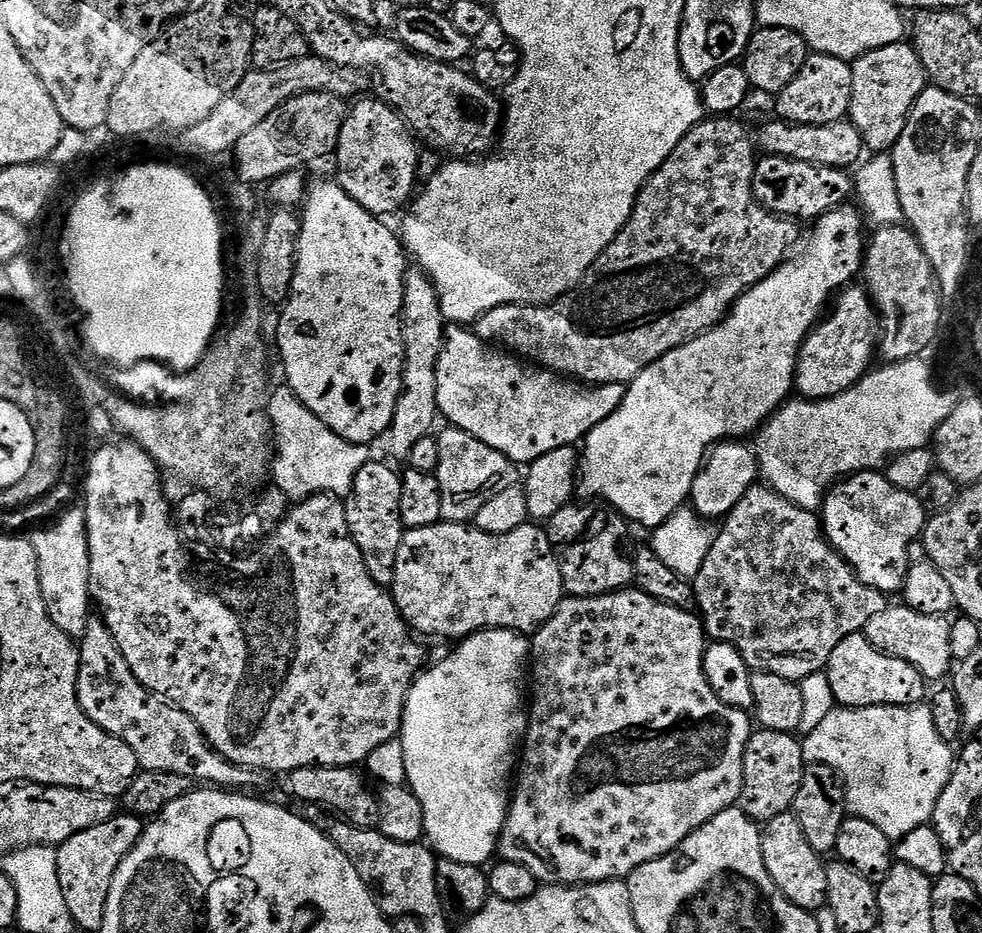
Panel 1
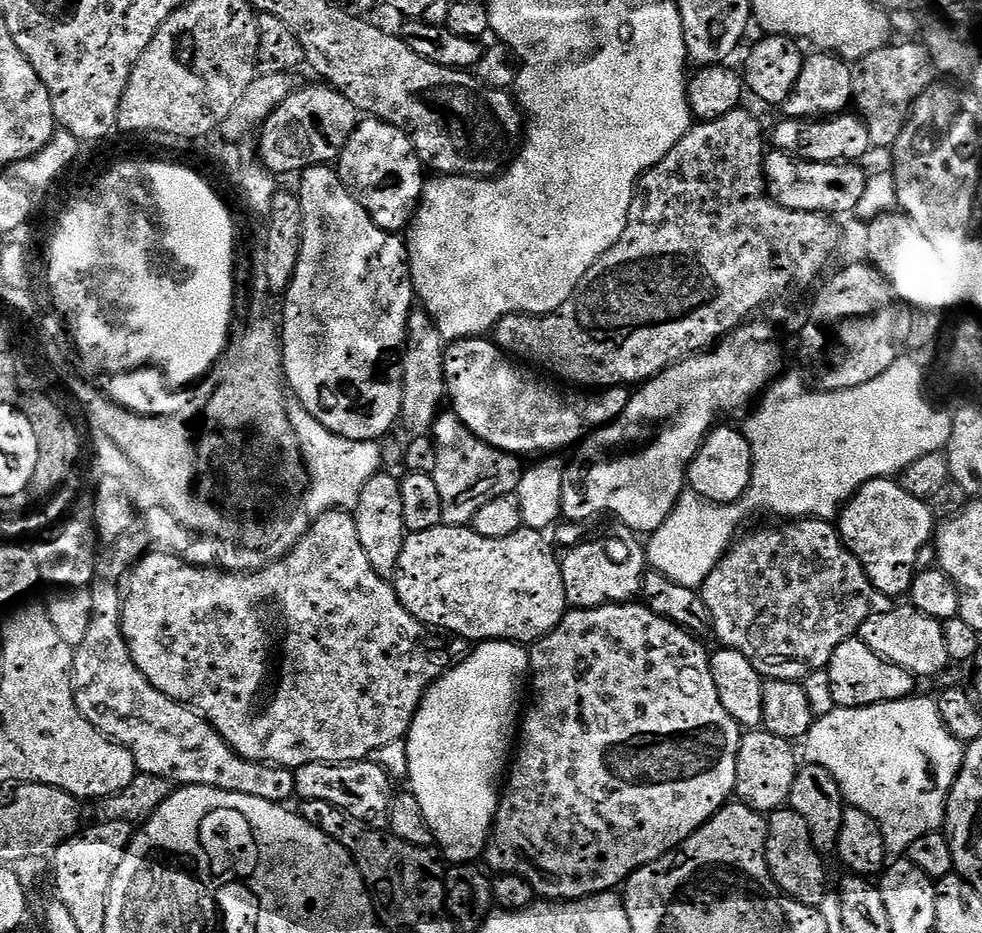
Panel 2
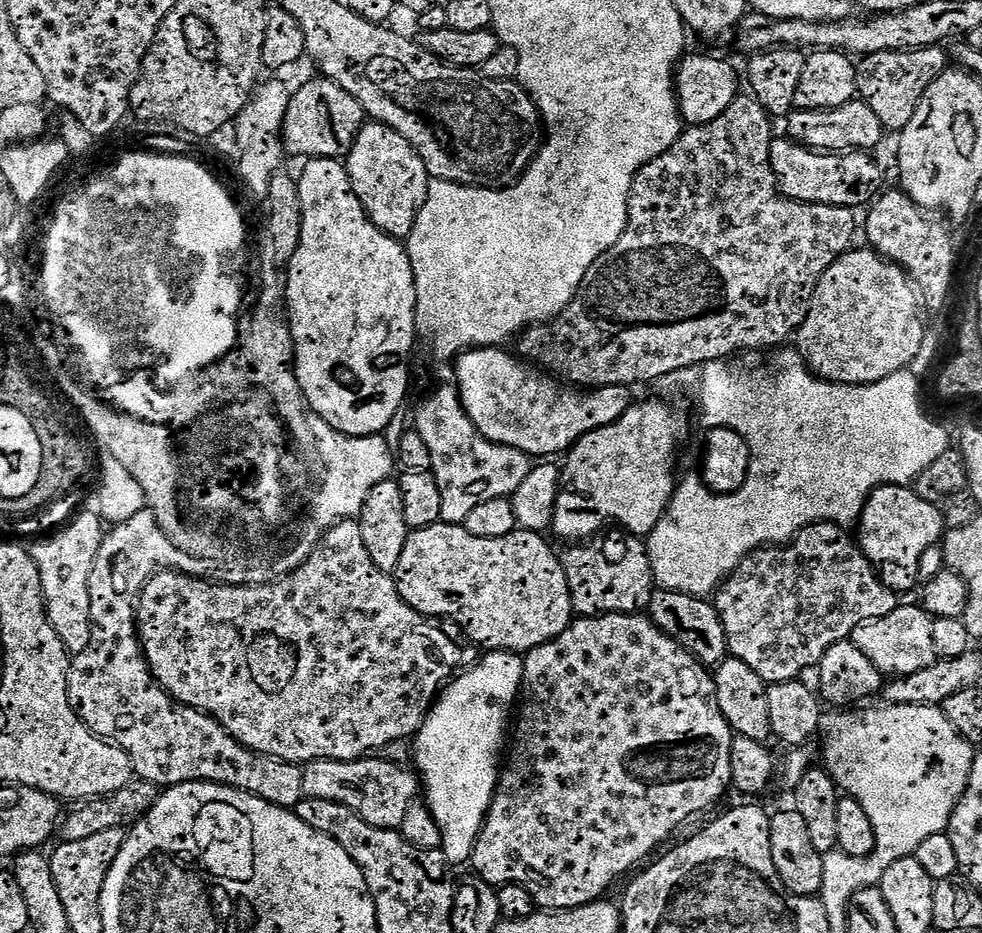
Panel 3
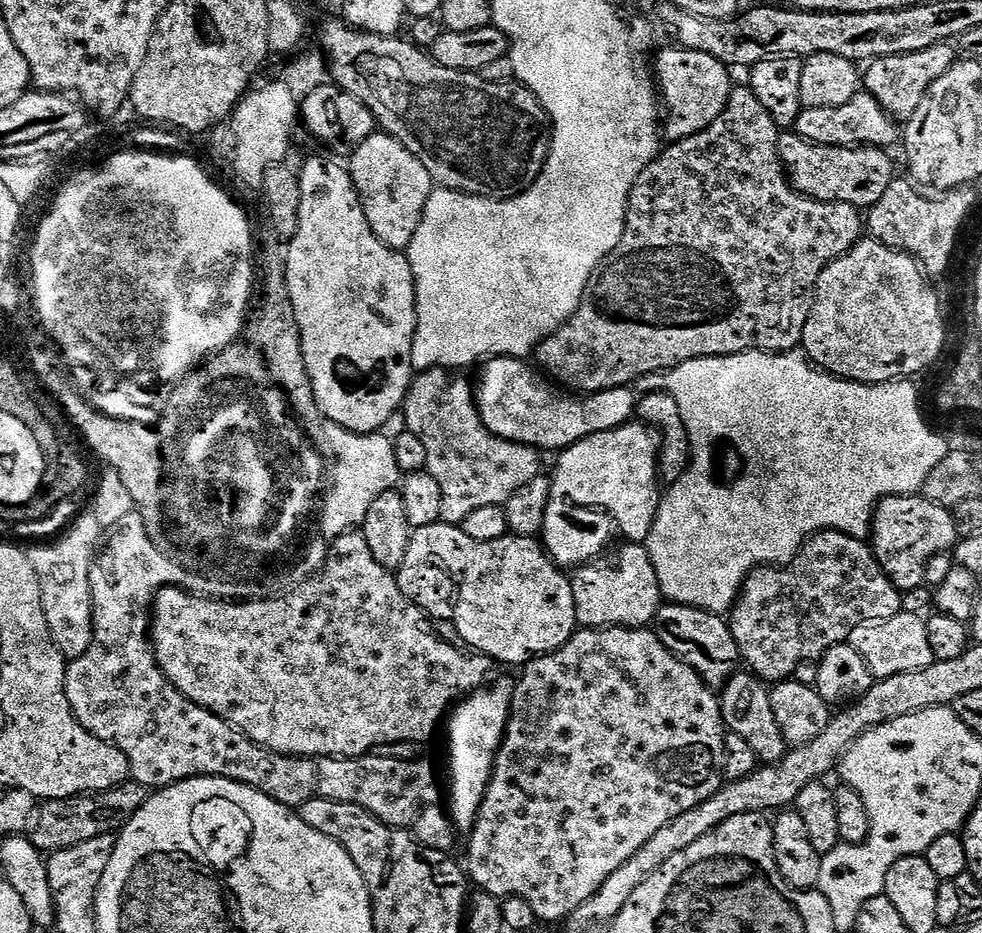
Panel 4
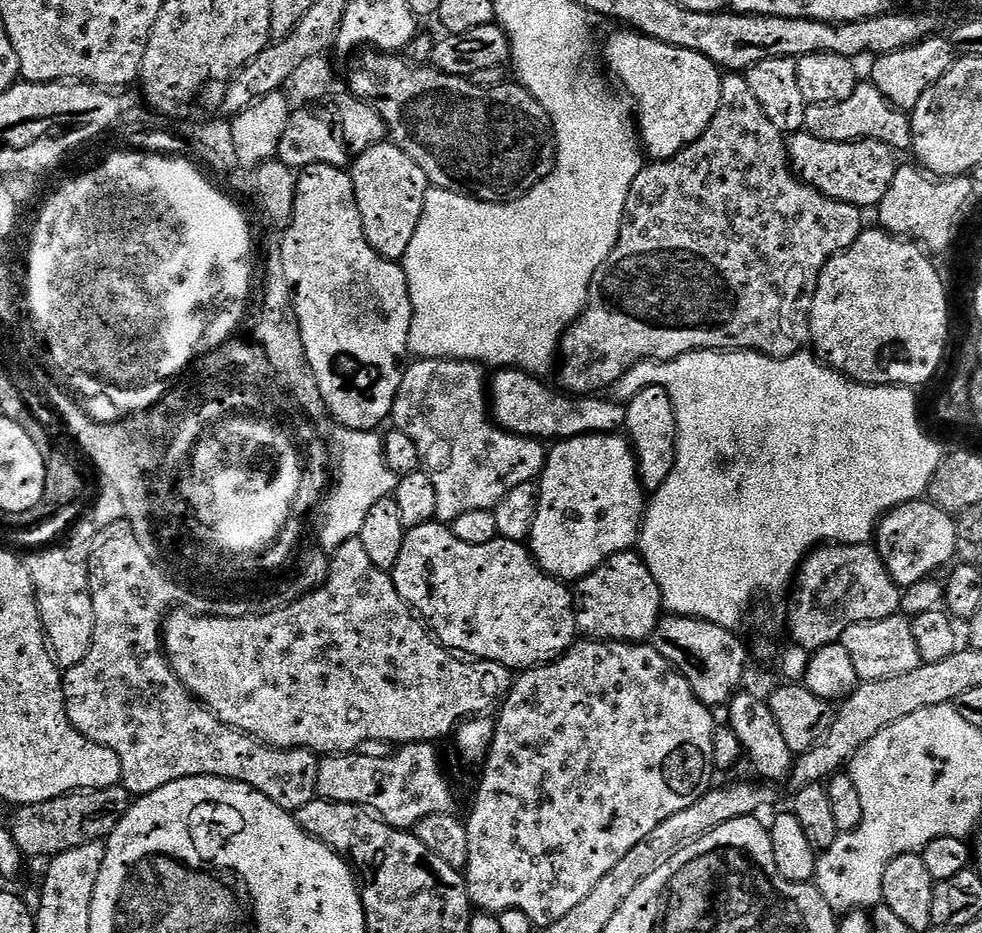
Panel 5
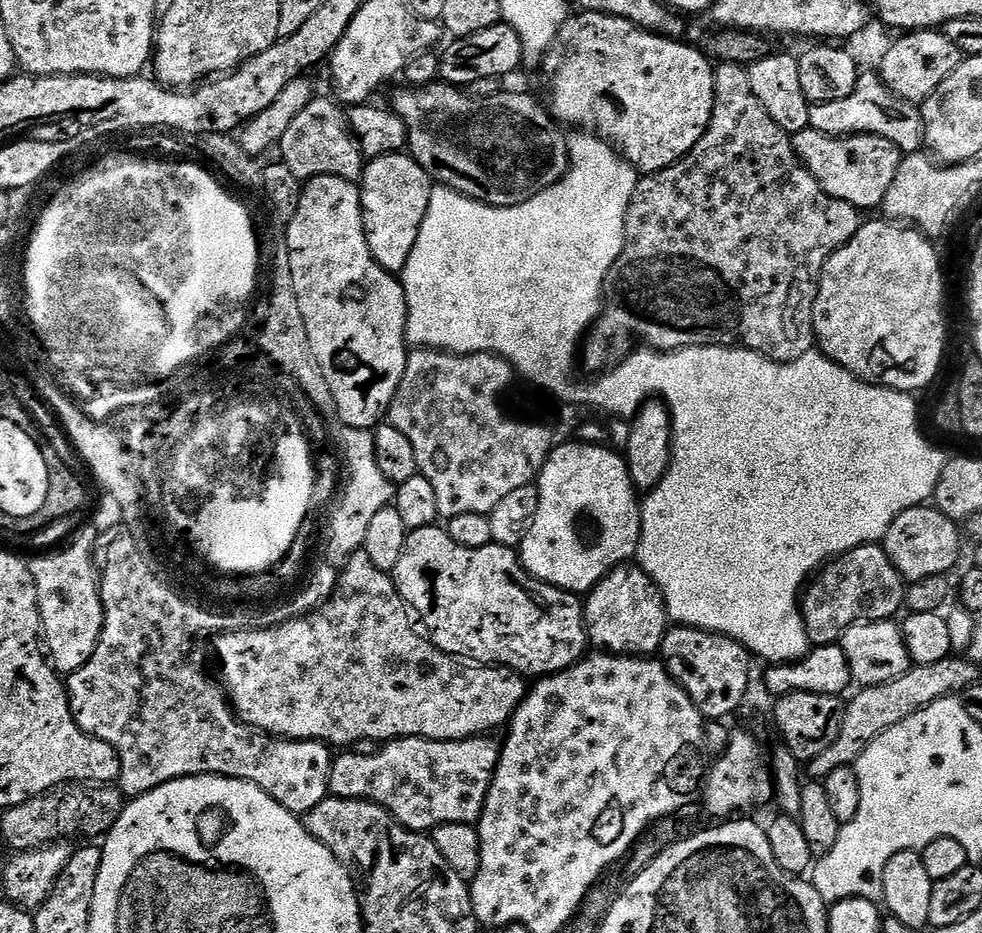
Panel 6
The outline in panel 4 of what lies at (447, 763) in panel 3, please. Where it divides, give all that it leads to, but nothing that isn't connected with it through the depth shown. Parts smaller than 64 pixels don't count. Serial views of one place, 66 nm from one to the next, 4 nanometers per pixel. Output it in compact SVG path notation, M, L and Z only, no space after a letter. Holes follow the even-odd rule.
M493 679L491 683L487 686L476 689L475 692L472 693L470 696L463 697L451 709L450 715L447 717L446 720L446 728L448 724L448 772L452 775L452 804L450 803L450 815L452 817L452 821L456 823L457 829L461 833L468 834L471 833L471 830L474 825L476 825L476 815L480 812L480 807L482 806L482 802L484 801L484 796L488 792L488 784L492 780L492 774L494 771L494 765L496 763L496 751L500 748L500 744L504 740L504 732L508 729L508 717L512 714L512 690L514 687L513 681L510 679L508 680L496 680Z

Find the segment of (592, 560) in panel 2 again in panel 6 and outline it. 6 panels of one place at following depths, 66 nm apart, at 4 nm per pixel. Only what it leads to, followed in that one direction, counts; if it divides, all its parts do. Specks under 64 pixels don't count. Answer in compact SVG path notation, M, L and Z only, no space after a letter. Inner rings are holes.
M635 563L622 564L613 572L608 572L606 578L602 578L602 582L598 582L587 593L583 606L584 627L588 630L593 649L645 658L663 649L664 636L670 627L664 595L650 574L646 574Z

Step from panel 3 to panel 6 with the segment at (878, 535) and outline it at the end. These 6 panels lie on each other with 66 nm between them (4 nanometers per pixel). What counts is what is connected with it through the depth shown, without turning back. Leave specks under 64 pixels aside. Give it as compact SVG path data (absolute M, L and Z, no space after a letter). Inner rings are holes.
M935 506L911 508L903 512L898 518L894 518L890 530L884 535L882 547L884 553L890 558L890 562L894 562L894 566L900 571L905 581L915 582L931 576L948 576L951 573L951 568L960 560L960 536L962 540L962 532L961 529L959 532L956 528L959 528L957 521L942 514L940 509Z

